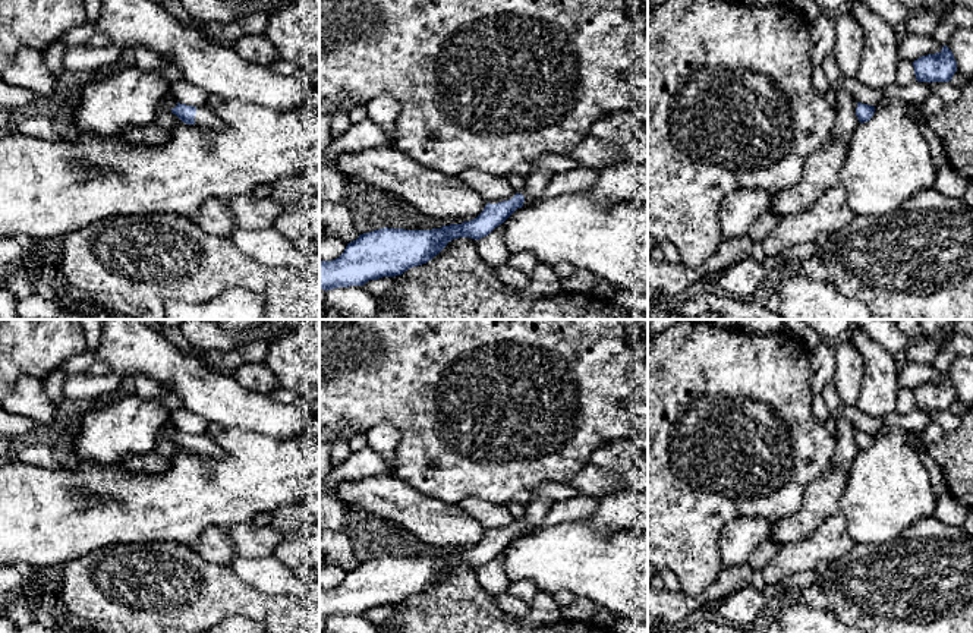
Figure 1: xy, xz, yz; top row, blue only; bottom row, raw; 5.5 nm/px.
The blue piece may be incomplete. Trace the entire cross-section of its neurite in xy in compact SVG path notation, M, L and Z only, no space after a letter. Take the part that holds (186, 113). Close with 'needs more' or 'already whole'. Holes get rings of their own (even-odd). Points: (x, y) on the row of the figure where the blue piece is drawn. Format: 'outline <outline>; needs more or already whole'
outline M166 101L161 107L170 110L186 125L196 125L207 129L221 129L223 122L212 113L208 104L201 107Z; needs more

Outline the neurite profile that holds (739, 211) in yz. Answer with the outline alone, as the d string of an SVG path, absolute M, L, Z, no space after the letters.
M739 189L725 196L719 207L724 239L741 239L753 223L771 207L774 193L763 189Z

